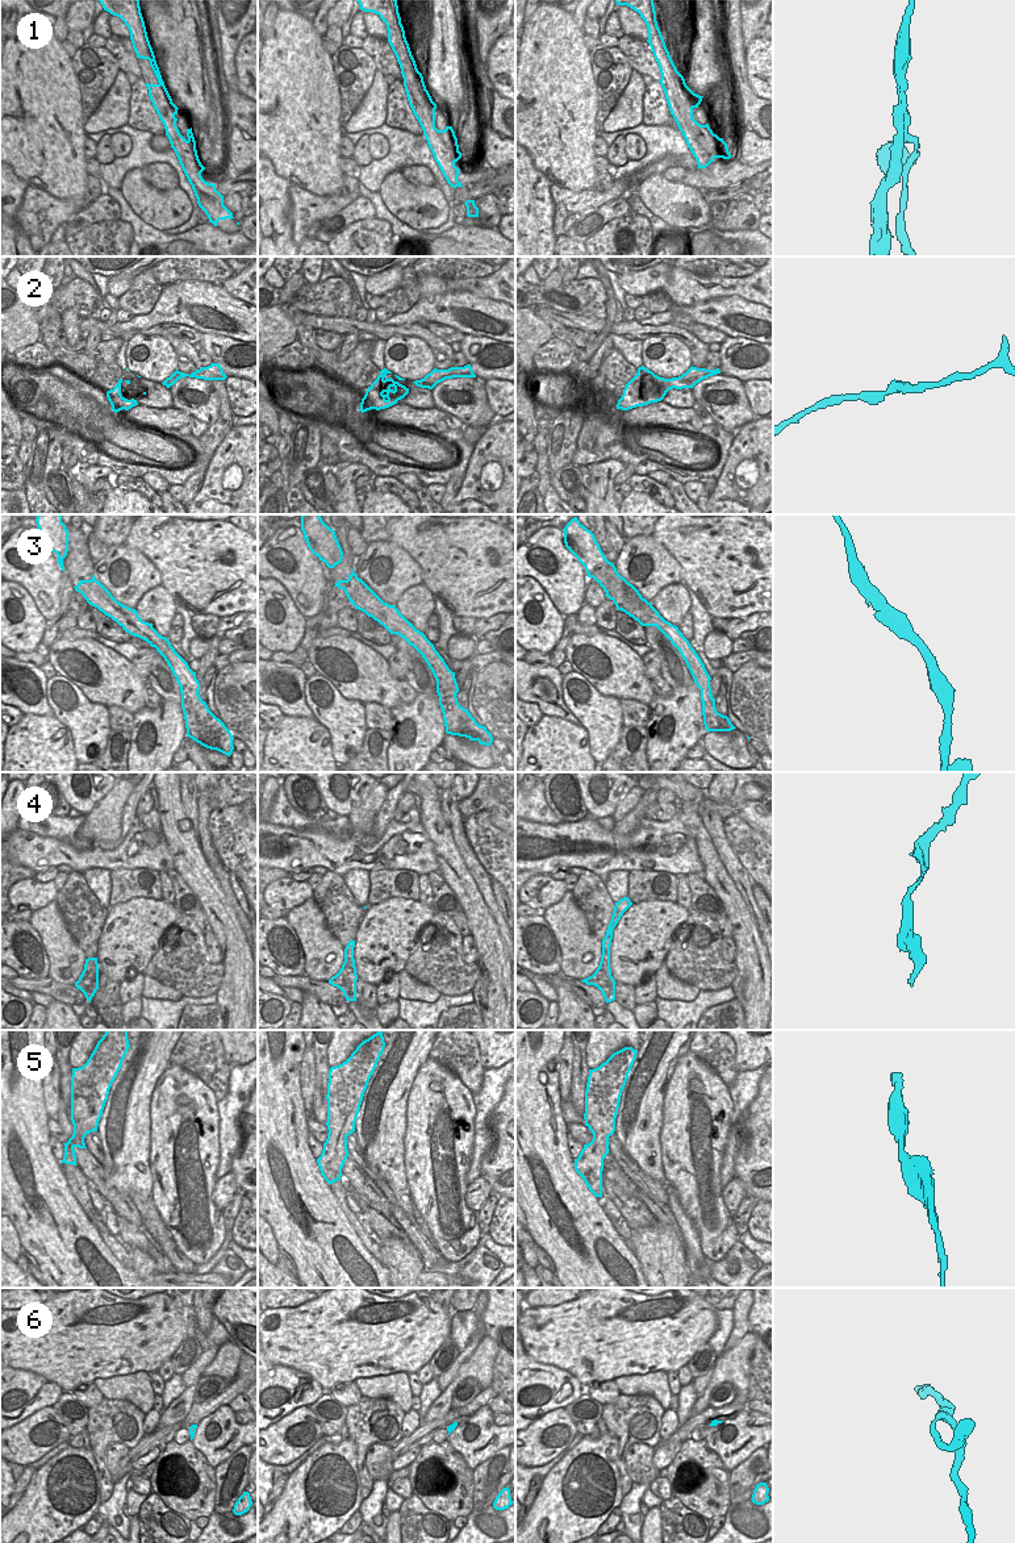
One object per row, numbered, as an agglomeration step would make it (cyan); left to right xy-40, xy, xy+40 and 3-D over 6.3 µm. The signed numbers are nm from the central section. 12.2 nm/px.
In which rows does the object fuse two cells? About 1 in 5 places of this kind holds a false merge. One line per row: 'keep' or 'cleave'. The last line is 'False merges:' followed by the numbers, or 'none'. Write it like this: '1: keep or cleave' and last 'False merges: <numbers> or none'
1: cleave
2: keep
3: cleave
4: cleave
5: keep
6: keep
False merges: 1, 3, 4

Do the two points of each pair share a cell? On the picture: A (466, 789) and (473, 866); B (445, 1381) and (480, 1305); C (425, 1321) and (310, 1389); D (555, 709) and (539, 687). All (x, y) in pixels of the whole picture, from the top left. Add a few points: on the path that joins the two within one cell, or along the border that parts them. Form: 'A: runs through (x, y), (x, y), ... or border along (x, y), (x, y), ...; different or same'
A: border along (450, 788), (456, 801); different
B: runs through (456, 1363), (470, 1350), (477, 1337), (479, 1323); same
C: border along (293, 1368), (308, 1373), (326, 1391); different
D: runs through (551, 704), (544, 692); same

